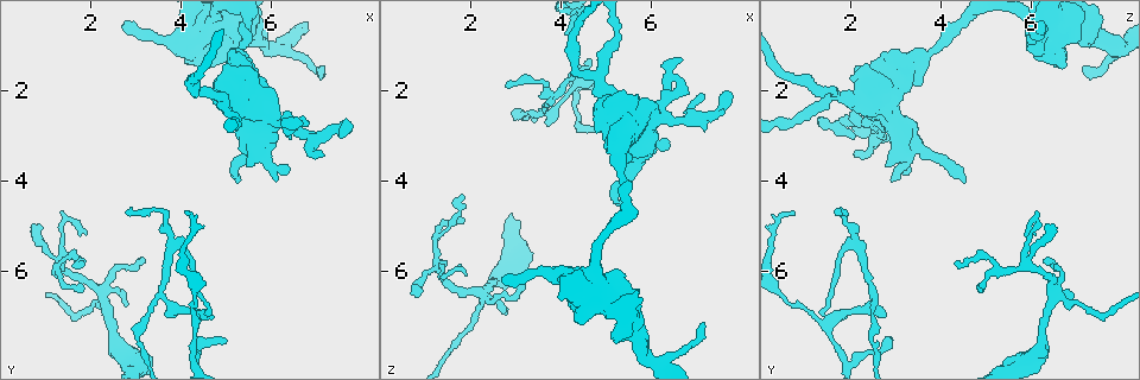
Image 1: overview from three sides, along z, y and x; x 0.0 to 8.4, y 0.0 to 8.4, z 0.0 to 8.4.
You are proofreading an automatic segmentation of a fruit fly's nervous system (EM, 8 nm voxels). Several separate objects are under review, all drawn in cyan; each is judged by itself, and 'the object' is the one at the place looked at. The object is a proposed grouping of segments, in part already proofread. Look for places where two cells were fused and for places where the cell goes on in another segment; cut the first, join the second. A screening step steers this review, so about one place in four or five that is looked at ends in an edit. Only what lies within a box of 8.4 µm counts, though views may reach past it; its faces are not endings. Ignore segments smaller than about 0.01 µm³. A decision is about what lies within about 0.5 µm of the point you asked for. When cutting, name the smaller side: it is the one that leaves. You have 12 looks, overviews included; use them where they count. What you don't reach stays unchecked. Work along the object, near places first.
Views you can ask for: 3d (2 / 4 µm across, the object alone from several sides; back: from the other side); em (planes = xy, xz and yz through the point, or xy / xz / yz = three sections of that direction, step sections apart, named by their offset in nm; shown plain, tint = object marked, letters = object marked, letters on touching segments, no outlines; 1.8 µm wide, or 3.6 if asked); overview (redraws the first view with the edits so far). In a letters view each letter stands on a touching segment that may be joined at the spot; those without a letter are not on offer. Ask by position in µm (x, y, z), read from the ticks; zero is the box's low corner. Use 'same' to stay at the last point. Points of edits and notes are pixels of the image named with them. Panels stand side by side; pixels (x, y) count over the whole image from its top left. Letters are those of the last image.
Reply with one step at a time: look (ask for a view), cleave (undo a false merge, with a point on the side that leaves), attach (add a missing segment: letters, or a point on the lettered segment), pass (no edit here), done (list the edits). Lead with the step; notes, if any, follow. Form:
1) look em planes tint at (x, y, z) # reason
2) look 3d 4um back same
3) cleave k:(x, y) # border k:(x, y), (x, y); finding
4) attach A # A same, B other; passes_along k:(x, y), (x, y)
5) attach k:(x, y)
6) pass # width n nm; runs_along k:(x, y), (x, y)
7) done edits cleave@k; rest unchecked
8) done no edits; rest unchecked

look 3d 4um at (4.10, 4.70, 0.80) # tapers out

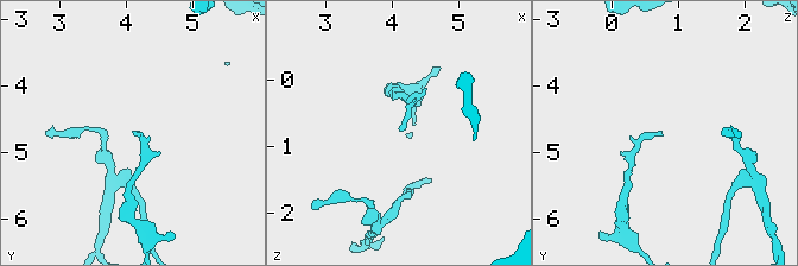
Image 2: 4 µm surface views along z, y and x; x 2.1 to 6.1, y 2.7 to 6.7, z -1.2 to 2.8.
look em yz step 16 plain at (4.15, 4.70, 0.70)

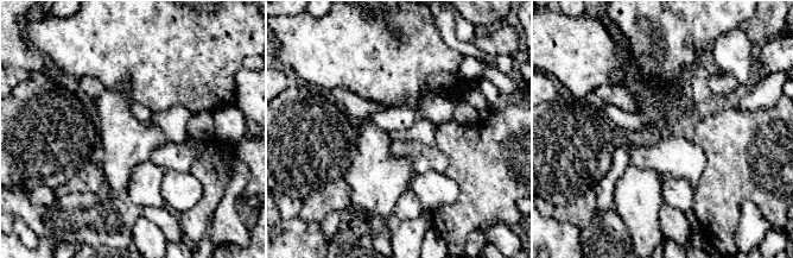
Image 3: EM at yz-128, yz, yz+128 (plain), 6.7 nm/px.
look em yz step 16 letters same # what lies round it

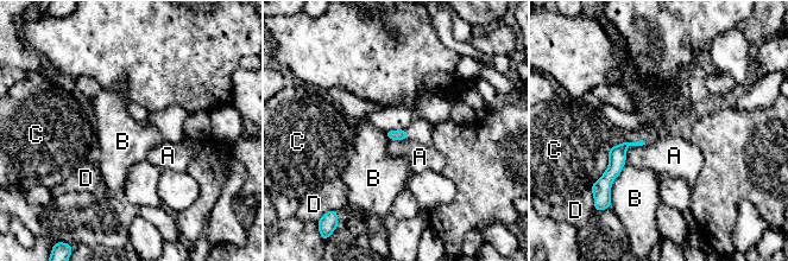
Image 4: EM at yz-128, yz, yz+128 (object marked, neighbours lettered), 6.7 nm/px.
pass # A other, B other, C other, D other; border 4:(626, 161), (613, 180), (610, 195); no lettered segment goes on from it

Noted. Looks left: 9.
look em xy step 16 tint at (3.65, 5.60, 2.25) # sharp bend

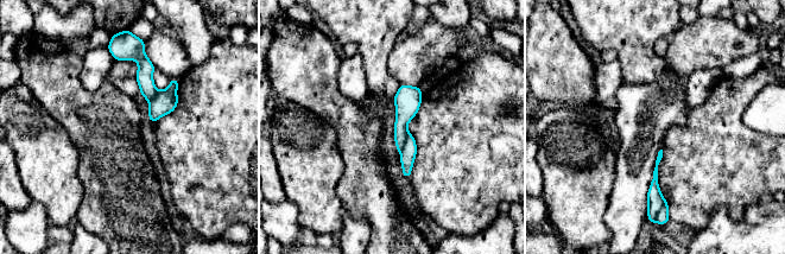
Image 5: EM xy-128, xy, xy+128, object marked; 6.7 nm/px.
look em planes letters same # another direction

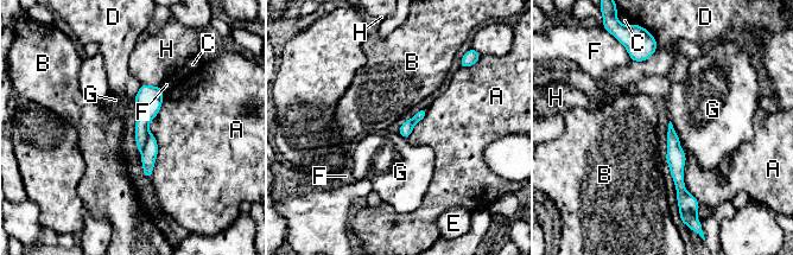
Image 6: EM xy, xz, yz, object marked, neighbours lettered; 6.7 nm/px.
cleave 6:(147, 106) # width 90 nm; A other, B other, C other, D other, E other, F other, G other, H other; border 6:(148, 132), (141, 152); a second cell is stuck on

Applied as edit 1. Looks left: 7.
look 3d 4um at (1.30, 5.90, 5.90) # branch point

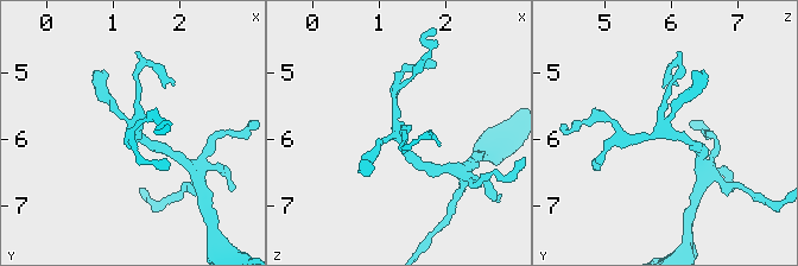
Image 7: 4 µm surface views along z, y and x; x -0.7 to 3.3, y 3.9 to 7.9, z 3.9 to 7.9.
look em xz step 8 tint at (1.30, 5.90, 5.90) # now the EM

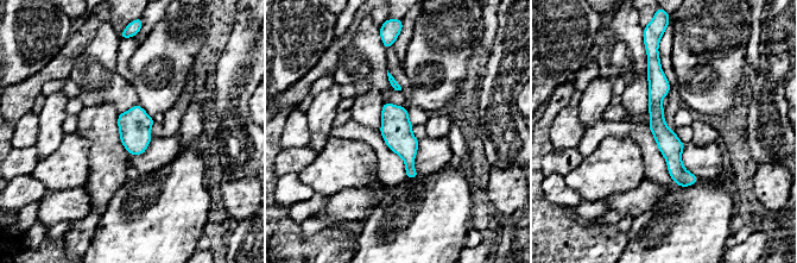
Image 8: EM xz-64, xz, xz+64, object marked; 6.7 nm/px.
look em xz step 8 letters same

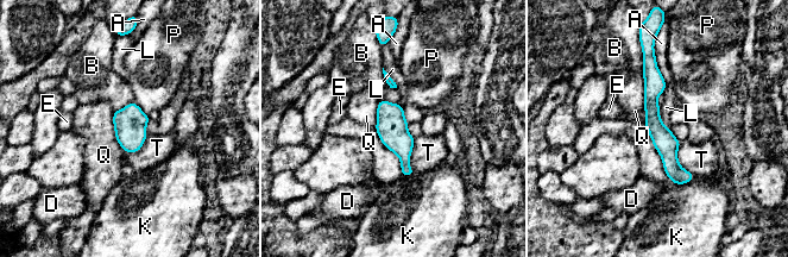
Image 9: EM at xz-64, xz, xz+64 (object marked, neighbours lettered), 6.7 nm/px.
pass # A other, B other, D other, E other, K other, L other, P other, Q other, T other; runs_along 9:(649, 58), (653, 123), (681, 181); one cell here

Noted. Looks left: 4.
look em 3.6um planes letters at (4.80, 2.15, 1.75) # two arms in line, one across

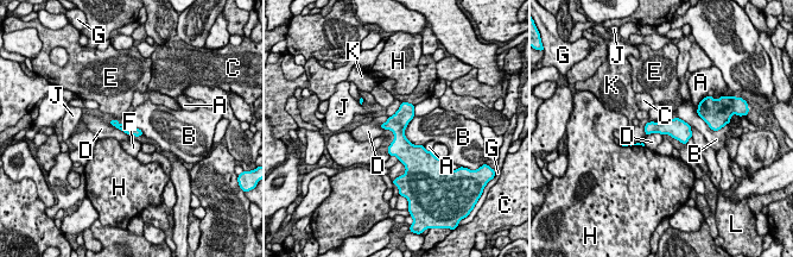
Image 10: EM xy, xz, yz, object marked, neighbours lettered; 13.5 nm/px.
pass # width 160 nm; A other, B other, C other, D other, E other, F other, G other, H other, J other, K other, L other; border 10:(414, 116), (405, 136), (423, 145); one cell here

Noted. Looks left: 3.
look 3d 4um at (5.20, 3.95, 4.55) # branch stops here

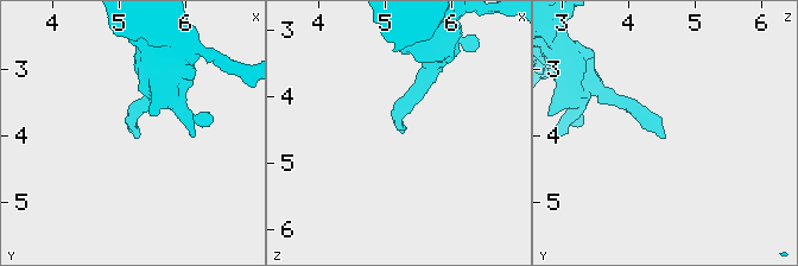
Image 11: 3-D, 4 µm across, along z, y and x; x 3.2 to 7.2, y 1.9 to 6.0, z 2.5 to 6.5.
look em planes letters at (5.20, 4.00, 4.50)

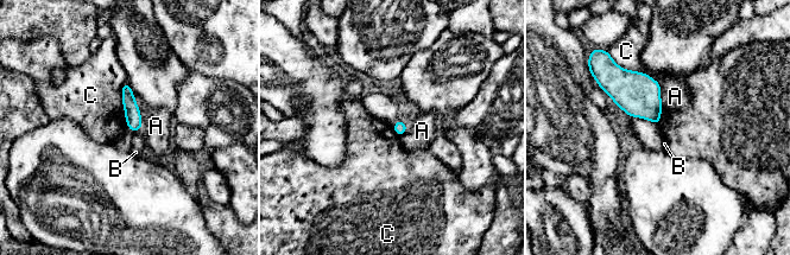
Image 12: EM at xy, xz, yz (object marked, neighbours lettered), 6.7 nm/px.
pass # A other, B other, C other; runs_along 12:(126, 87), (134, 128); no lettered segment goes on from it

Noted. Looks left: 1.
done edits cleave@6; rest unchecked

